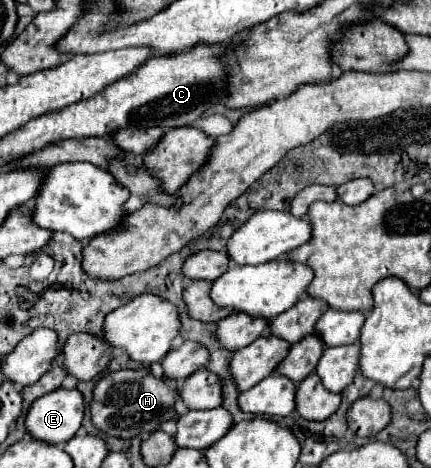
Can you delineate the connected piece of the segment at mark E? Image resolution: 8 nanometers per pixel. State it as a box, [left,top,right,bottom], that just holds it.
[26,387,84,445]

